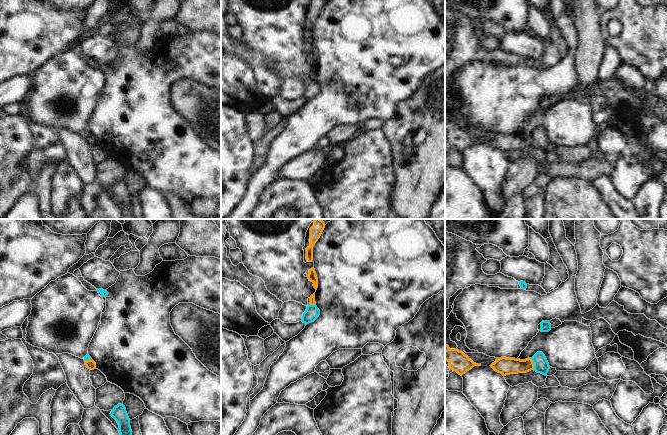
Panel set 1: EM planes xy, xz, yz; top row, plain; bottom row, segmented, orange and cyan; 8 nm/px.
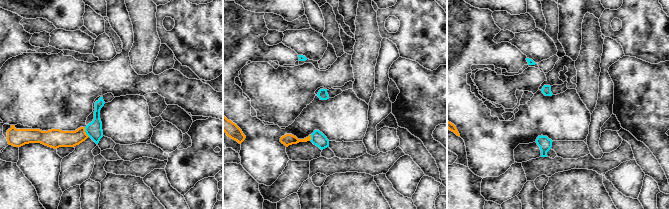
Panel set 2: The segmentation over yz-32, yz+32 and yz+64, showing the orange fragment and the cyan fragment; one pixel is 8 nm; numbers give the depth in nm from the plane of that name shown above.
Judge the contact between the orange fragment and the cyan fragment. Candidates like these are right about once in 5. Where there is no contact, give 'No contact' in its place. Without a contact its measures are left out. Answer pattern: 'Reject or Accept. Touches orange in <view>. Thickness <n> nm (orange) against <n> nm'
Reject. Touches orange in yz. Thickness 140 nm (orange) against 120 nm.

